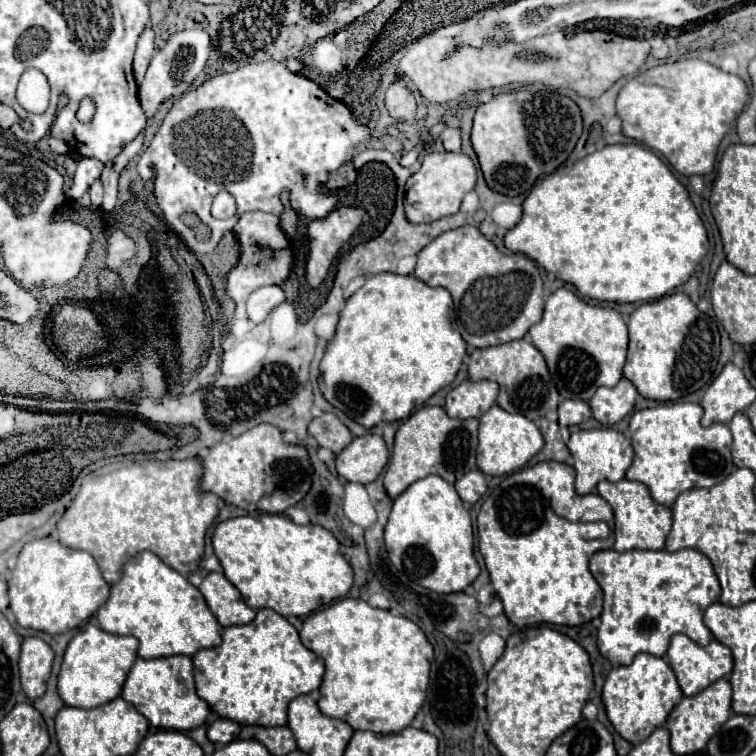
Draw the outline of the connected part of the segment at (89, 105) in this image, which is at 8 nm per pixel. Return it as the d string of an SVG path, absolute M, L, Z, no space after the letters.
M84 98L81 101L79 110L77 111L77 118L79 121L87 123L93 117L94 112L95 112L94 103L91 101L90 98Z

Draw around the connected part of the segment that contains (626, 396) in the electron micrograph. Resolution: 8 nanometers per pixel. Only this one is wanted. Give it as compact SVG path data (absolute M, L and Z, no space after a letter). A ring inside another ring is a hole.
M621 378L619 384L613 388L609 386L597 388L593 398L589 400L589 406L597 422L601 422L603 426L613 426L633 410L635 398L637 398L635 386L627 378Z

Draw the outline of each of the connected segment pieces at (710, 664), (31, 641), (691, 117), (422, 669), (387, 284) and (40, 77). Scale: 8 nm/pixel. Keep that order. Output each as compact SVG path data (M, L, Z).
M675 634L671 638L671 644L669 644L665 658L667 658L669 666L673 668L673 672L677 676L677 682L683 690L683 696L695 696L697 692L701 692L703 688L707 688L715 680L729 676L731 670L733 670L733 656L731 656L731 650L725 644L711 640L707 646L697 646L685 634Z
M25 638L19 654L21 688L29 700L43 696L53 666L53 650L41 638Z
M693 58L693 60L681 60L681 62L657 66L629 80L617 96L617 116L623 122L623 134L627 138L661 152L679 174L703 176L713 170L719 142L723 140L731 124L737 120L747 100L749 100L749 92L739 76L727 74L705 60Z
M343 598L325 610L309 614L299 634L303 646L325 660L325 676L319 688L321 696L317 702L319 710L325 716L339 718L353 730L391 734L407 728L415 714L421 710L429 684L429 660L433 658L433 646L429 644L421 628L409 618L393 616L389 610L371 608L365 600L359 598Z
M389 272L369 276L345 302L335 336L327 342L319 364L319 390L325 400L365 428L373 428L379 422L407 420L415 408L421 408L435 392L449 386L463 364L467 344L461 334L451 328L451 304L451 294L445 288L429 288L415 276Z
M34 68L25 70L17 86L16 98L28 112L43 114L50 101L50 86L45 75Z

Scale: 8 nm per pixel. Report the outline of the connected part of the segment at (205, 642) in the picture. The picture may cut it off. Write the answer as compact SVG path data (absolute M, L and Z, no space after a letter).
M139 552L131 560L125 562L121 570L121 580L111 586L109 600L99 608L97 612L99 626L105 632L111 634L129 634L139 640L139 656L141 658L165 658L175 654L187 654L193 656L201 648L219 646L221 642L221 626L209 606L205 604L205 598L201 592L179 572L169 568L161 558L157 558L153 552Z

